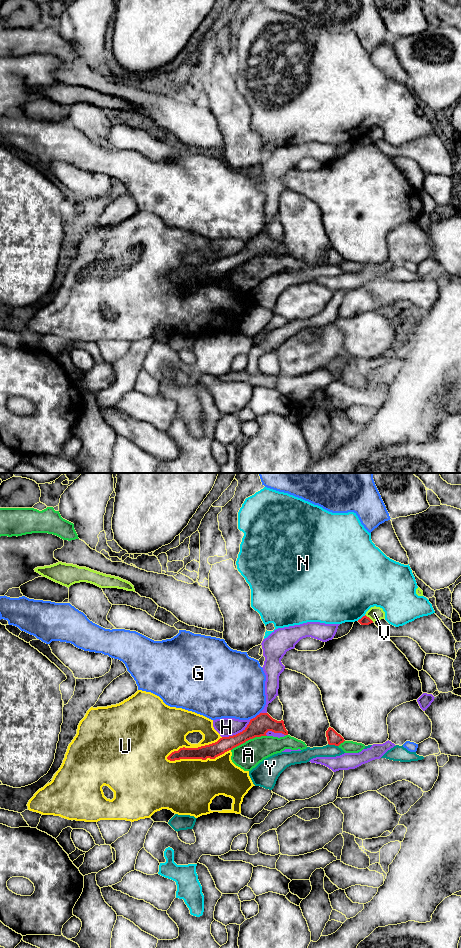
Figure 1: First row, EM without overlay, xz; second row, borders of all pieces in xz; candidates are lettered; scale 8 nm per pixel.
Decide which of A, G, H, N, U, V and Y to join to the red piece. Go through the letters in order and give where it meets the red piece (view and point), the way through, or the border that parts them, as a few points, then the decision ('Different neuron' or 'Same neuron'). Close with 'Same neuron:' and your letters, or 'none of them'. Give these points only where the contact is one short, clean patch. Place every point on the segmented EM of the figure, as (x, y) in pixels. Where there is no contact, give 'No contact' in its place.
A: Touches red at xz (248, 739). Different neuron
G: Touches red at xz (256, 716). Different neuron
H: Touches red at xz (240, 732). Different neuron
N: Touches red at xz (362, 617). Different neuron
U: Touches red at xz (198, 758). Different neuron
V: Touches red at xz (368, 617). Different neuron
Y: Touches red at xz (333, 744). Different neuron
Same neuron: none of them

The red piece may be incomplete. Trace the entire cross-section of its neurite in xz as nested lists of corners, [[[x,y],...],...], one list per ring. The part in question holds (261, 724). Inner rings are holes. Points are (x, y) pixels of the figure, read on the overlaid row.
[[[260,713],[250,720],[249,724],[242,732],[236,735],[222,737],[215,743],[198,748],[180,748],[178,751],[172,752],[167,759],[170,761],[180,759],[215,759],[250,739],[267,736],[266,733],[268,731],[288,735],[283,720],[277,721],[268,713]]]

